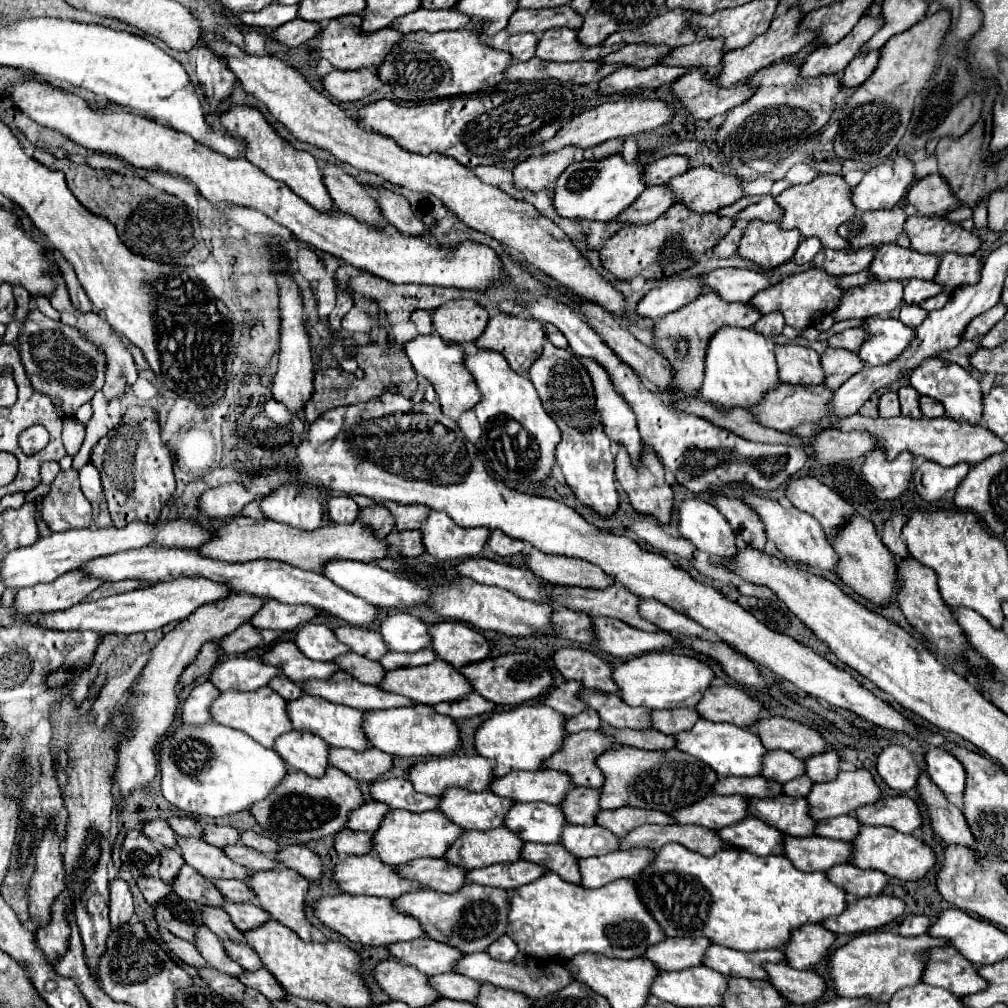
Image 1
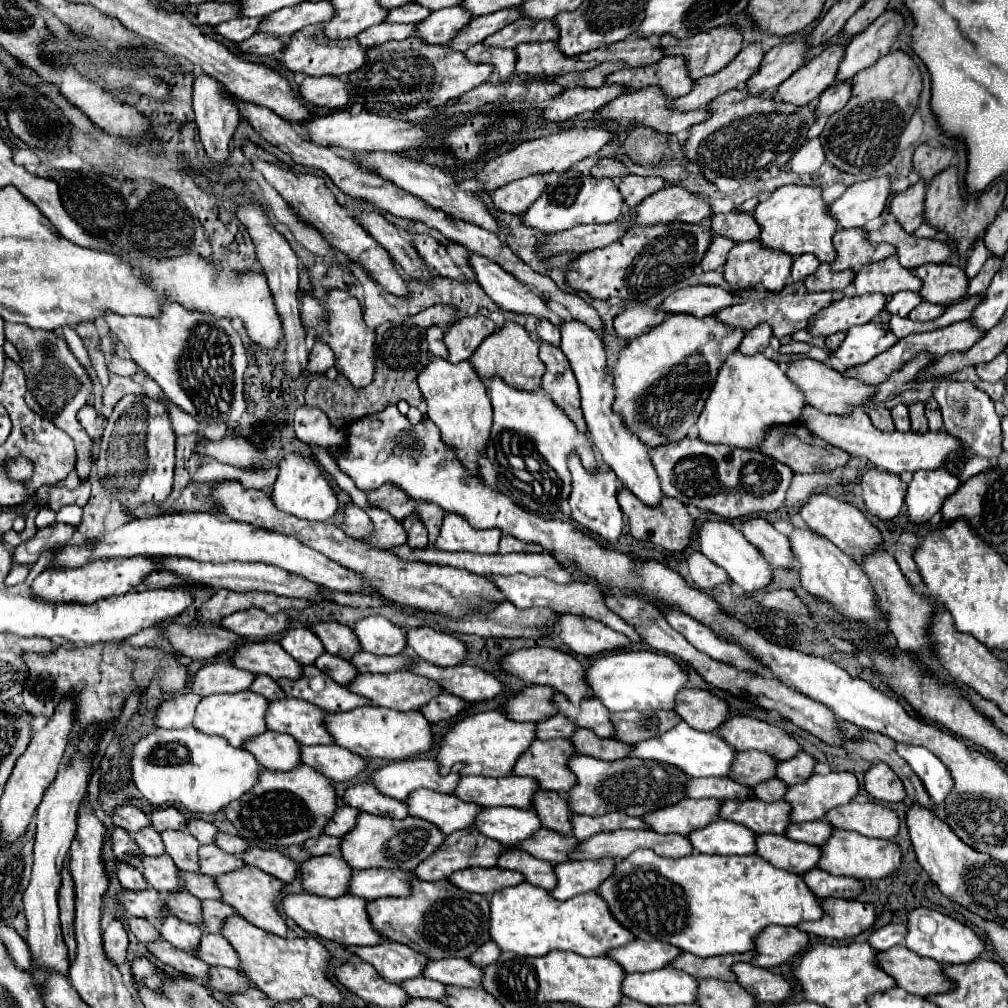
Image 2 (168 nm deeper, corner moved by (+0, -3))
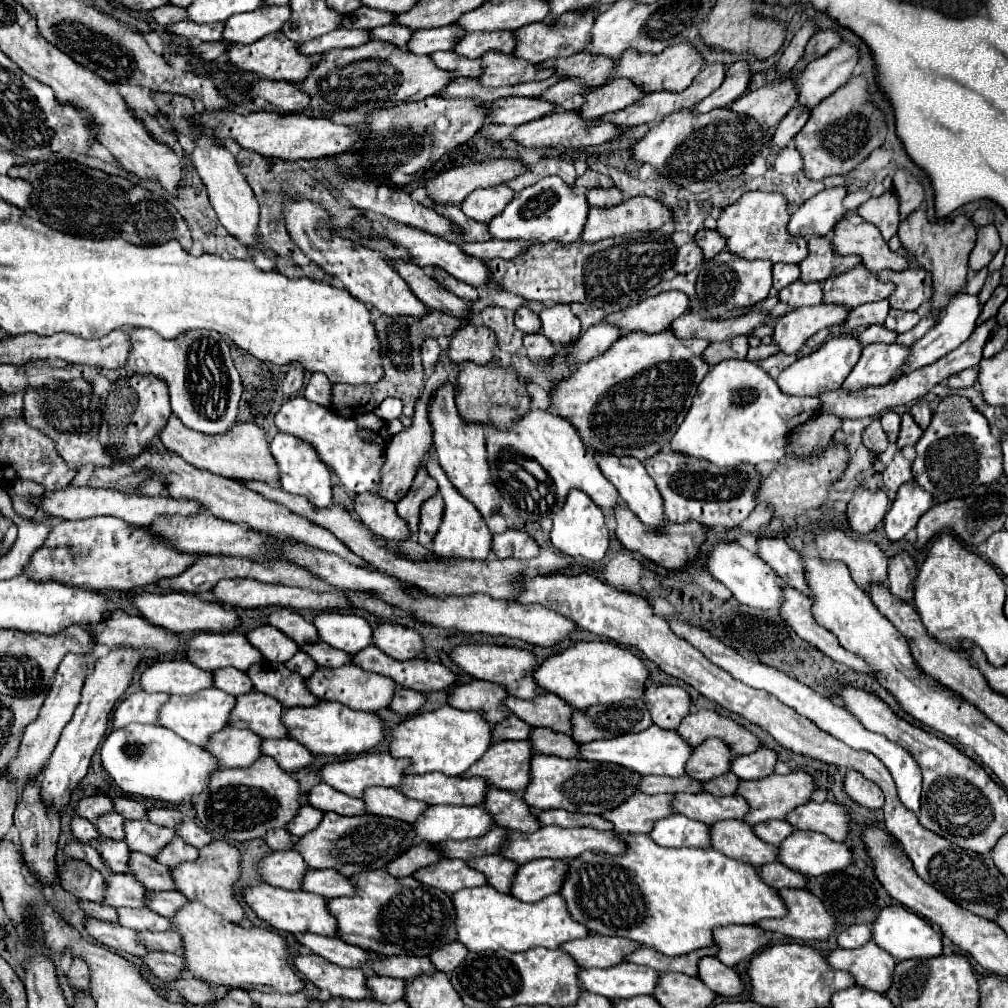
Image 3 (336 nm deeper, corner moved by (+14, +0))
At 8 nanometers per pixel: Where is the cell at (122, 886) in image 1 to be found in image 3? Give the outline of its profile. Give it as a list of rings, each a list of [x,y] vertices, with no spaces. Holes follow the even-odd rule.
[[[74,959],[70,969],[66,971],[66,979],[72,987],[74,993],[80,993],[80,991],[86,991],[88,985],[90,985],[90,973],[88,973],[88,965],[82,961],[82,959]]]

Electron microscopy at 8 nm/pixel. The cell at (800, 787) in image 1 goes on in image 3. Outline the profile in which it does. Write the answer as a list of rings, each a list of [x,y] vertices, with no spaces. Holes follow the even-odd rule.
[[[724,773],[722,777],[716,777],[714,781],[702,783],[702,791],[712,795],[734,795],[738,787],[738,777],[734,773]]]

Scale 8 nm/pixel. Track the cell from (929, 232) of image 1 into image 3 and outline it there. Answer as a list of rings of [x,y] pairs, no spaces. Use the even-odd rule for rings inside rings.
[[[838,221],[838,225],[834,227],[832,245],[838,255],[858,255],[862,259],[860,263],[872,273],[882,269],[902,271],[908,265],[906,257],[890,251],[880,231],[866,221]]]

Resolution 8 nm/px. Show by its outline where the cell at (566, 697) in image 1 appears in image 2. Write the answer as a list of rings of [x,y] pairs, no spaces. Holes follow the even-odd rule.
[[[528,686],[514,694],[506,702],[506,714],[516,722],[540,722],[556,716],[556,704],[552,704],[554,688]]]

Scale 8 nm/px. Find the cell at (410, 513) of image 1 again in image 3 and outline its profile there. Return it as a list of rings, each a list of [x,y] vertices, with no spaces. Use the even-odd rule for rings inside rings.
[[[430,497],[422,505],[422,515],[420,515],[420,531],[418,531],[418,543],[422,547],[428,547],[430,541],[434,539],[434,533],[438,531],[438,525],[442,521],[442,497]]]

